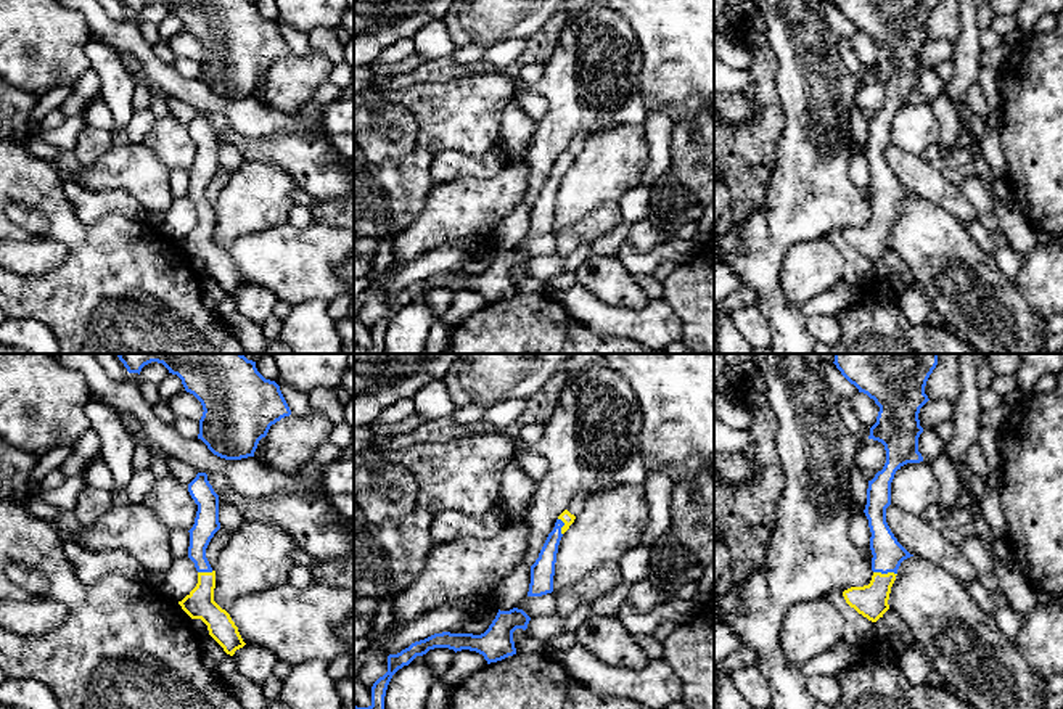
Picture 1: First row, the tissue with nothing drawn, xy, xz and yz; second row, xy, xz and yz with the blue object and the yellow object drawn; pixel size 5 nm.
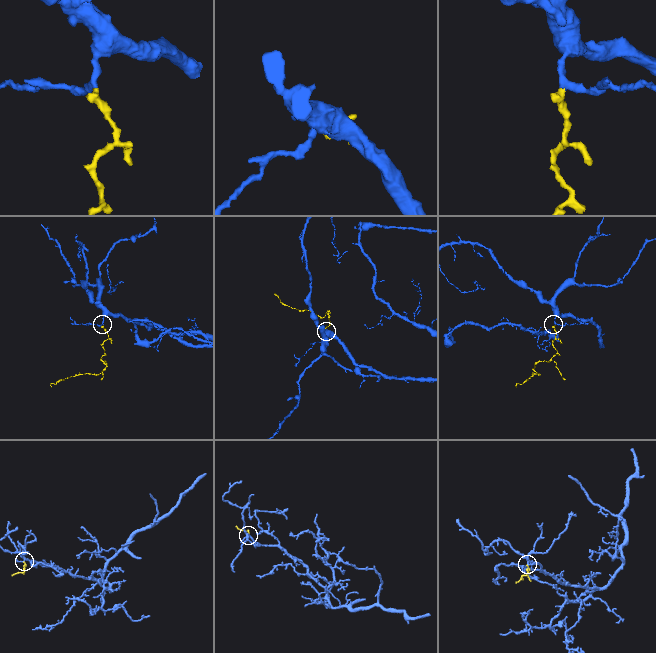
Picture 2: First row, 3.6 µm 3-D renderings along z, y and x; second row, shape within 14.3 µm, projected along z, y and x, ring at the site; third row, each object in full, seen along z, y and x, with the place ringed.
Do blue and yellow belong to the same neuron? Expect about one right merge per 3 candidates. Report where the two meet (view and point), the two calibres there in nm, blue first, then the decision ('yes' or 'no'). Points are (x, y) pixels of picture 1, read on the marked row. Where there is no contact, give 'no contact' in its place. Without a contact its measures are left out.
meets blue in yz at (885, 573); 160 nm thick on the blue side, 160 nm on the other; yes

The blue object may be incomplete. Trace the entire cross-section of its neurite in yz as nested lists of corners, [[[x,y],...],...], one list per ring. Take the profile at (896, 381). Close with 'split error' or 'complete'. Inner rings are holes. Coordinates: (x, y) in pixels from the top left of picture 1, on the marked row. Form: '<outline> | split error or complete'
[[[835,354],[836,368],[880,407],[868,439],[884,445],[886,463],[868,481],[865,516],[872,532],[872,580],[843,592],[846,603],[876,622],[889,609],[888,600],[901,563],[910,555],[886,523],[891,482],[907,463],[923,461],[918,452],[920,408],[930,400],[925,386],[938,365],[938,354]]] | split error

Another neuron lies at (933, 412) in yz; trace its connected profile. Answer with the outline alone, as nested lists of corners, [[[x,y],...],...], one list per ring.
[[[928,400],[918,413],[920,426],[923,429],[933,429],[938,423],[952,420],[955,404],[950,400]]]

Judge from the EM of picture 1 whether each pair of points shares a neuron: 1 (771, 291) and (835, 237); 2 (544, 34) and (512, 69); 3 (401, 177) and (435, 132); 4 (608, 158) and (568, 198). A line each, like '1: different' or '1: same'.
1: different
2: same
3: same
4: same

